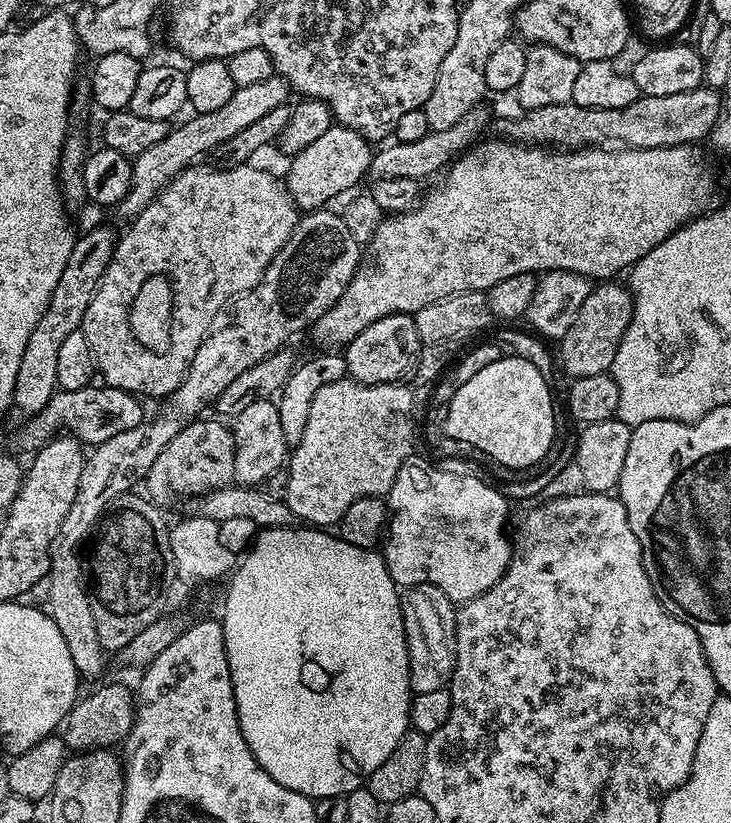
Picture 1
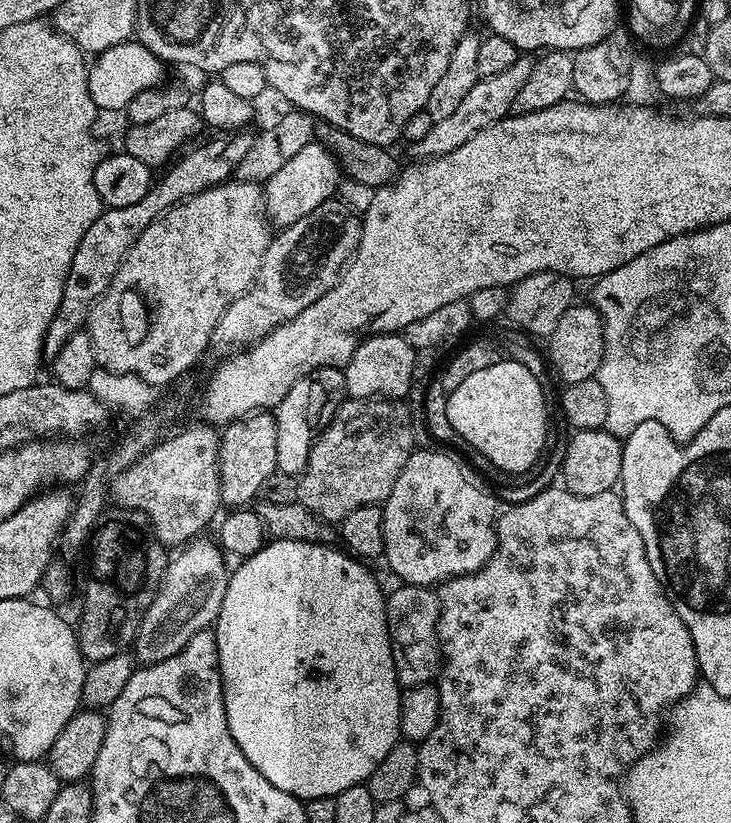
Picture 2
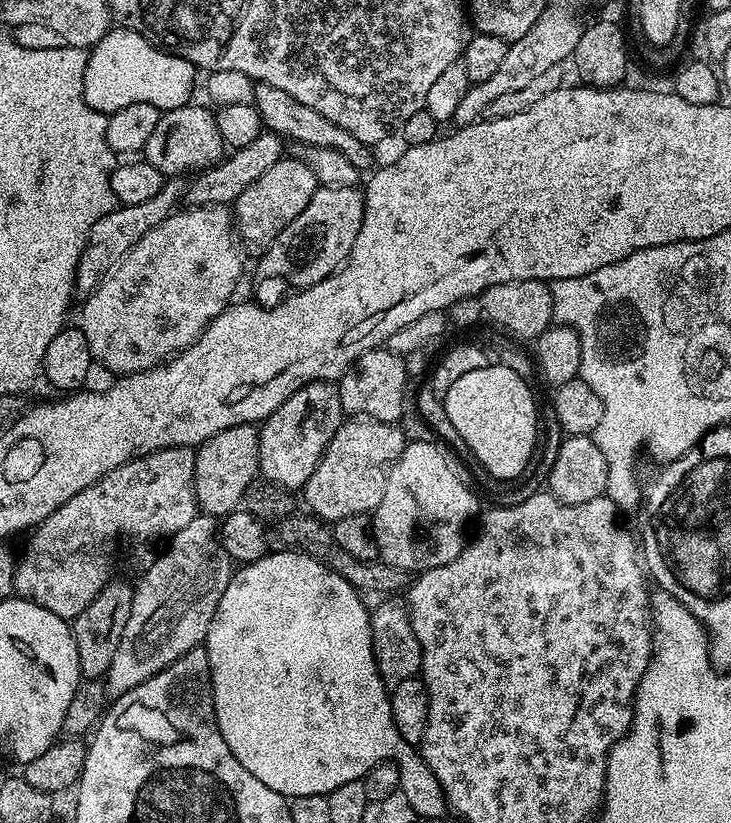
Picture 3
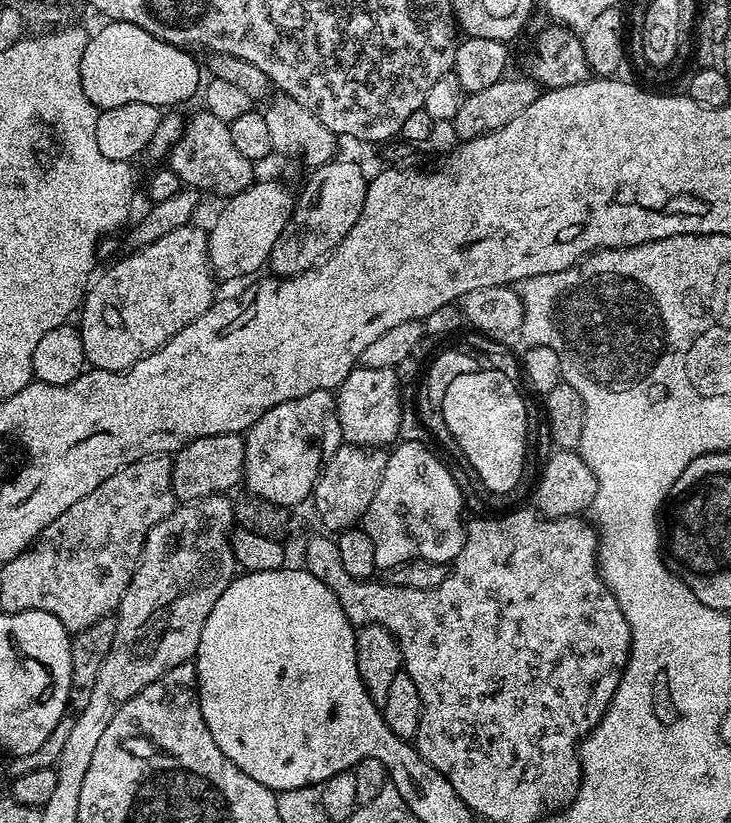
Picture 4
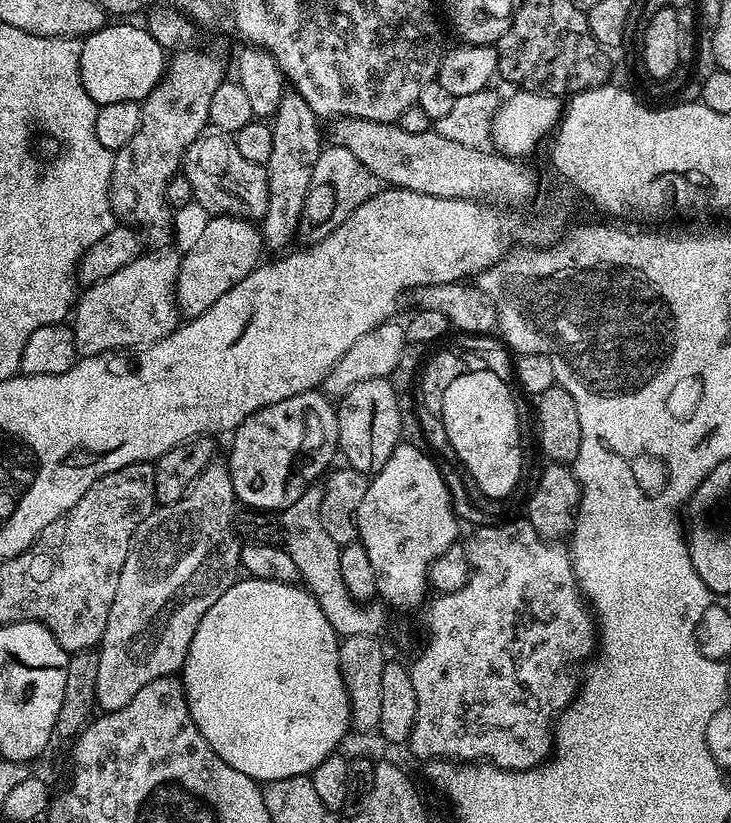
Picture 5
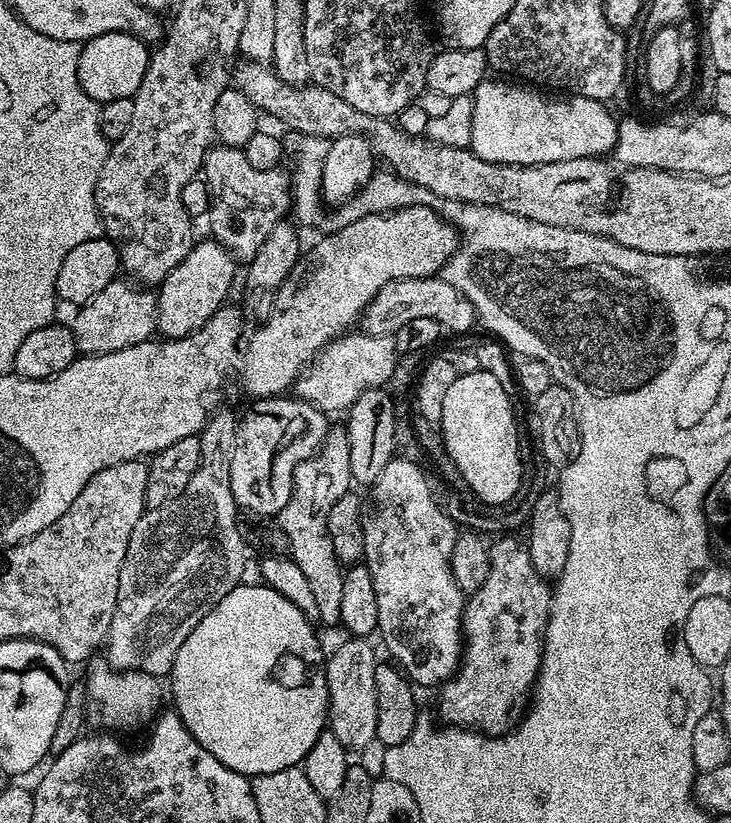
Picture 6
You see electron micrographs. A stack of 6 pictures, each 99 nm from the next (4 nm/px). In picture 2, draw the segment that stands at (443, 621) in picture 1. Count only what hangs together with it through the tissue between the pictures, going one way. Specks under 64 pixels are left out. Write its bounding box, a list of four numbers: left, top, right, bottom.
[384,583,442,688]

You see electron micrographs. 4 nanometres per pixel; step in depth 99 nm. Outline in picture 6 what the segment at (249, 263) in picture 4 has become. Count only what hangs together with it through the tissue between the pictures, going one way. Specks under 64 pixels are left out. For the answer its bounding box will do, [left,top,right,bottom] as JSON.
[156,238,238,340]

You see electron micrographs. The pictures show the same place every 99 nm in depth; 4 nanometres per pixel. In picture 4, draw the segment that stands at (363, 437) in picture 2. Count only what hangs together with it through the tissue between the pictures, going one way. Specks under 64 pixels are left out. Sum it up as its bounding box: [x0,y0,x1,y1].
[310,443,387,534]

